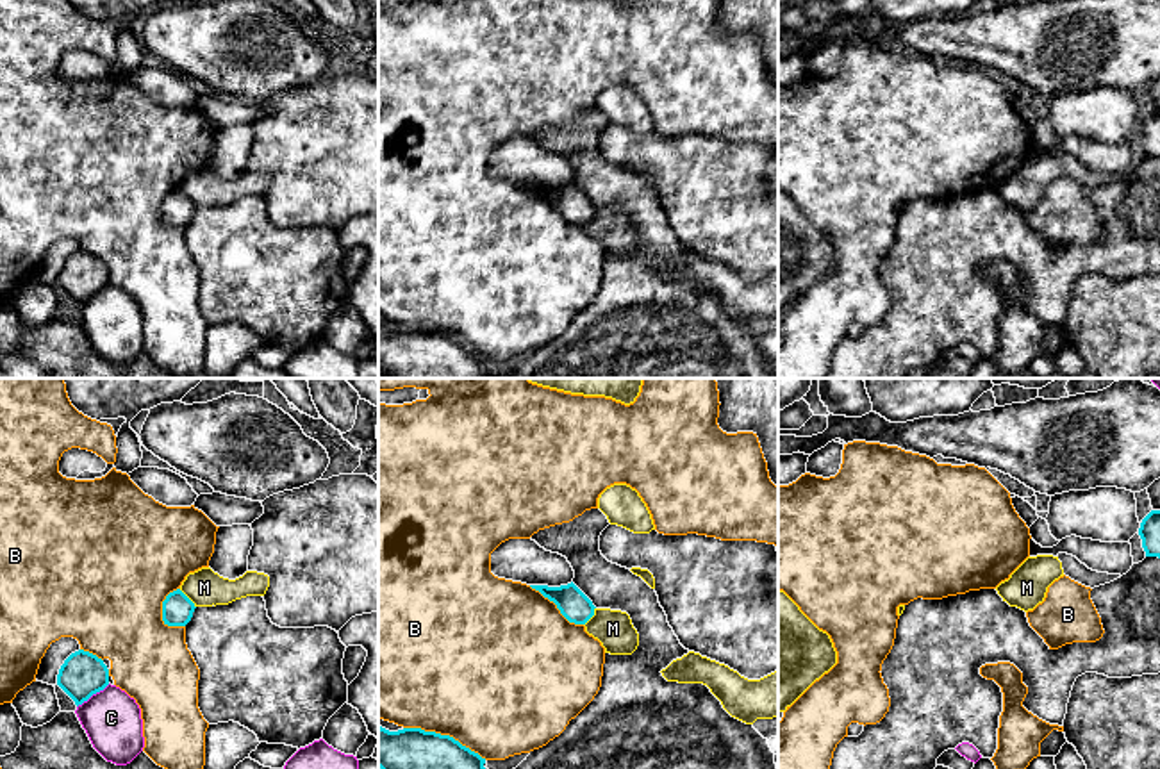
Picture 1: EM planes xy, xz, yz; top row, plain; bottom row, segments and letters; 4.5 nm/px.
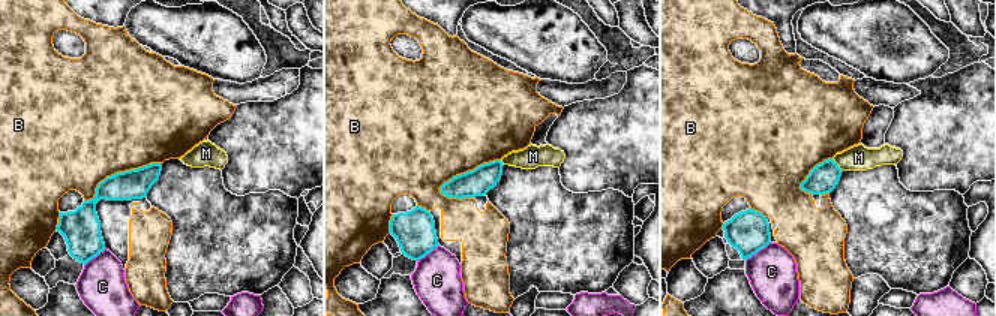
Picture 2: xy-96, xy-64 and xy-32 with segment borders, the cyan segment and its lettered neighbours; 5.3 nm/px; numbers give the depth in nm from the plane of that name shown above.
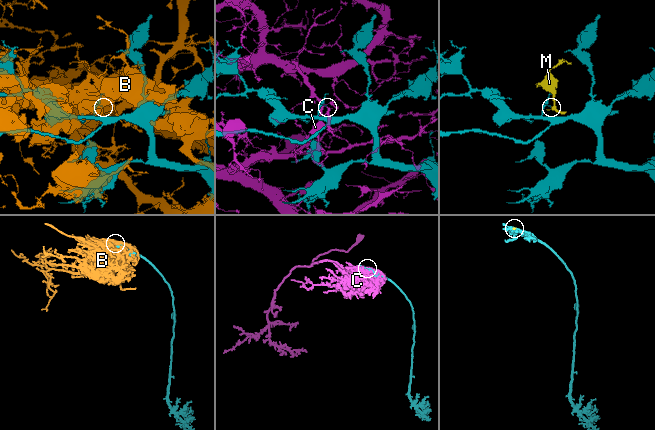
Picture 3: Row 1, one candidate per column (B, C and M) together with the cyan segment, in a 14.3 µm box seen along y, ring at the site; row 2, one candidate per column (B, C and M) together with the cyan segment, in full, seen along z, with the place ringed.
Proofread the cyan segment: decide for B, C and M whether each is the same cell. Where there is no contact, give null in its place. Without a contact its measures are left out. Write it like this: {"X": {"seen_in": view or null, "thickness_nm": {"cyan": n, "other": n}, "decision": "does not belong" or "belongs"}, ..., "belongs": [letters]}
{"B": {"seen_in": "xz", "thickness_nm": {"cyan": 380, "other": 480}, "decision": "does not belong"}, "C": {"seen_in": "xy", "thickness_nm": {"cyan": 200, "other": 260}, "decision": "does not belong"}, "M": {"seen_in": "xy", "thickness_nm": {"cyan": 140, "other": 170}, "decision": "does not belong"}, "belongs": []}

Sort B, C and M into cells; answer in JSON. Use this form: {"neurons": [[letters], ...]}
{"neurons": [["B"], ["C"], ["M"]]}

